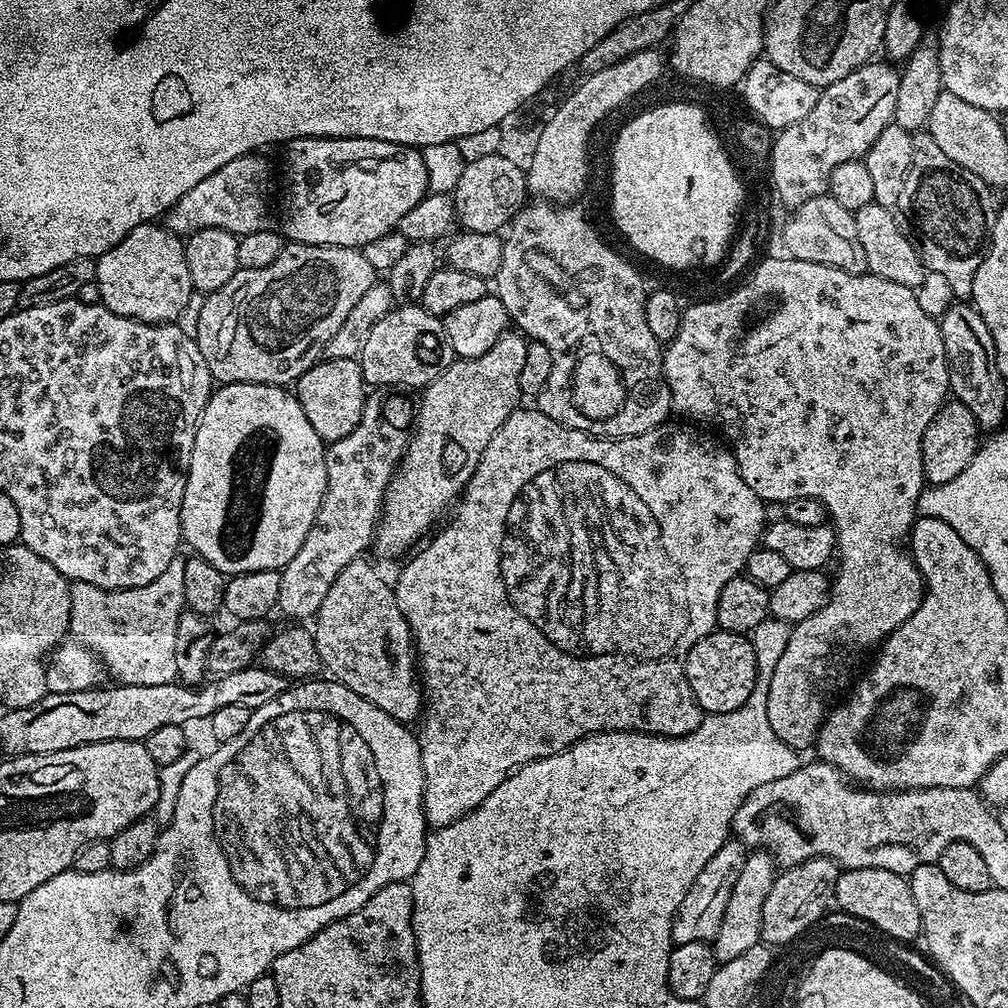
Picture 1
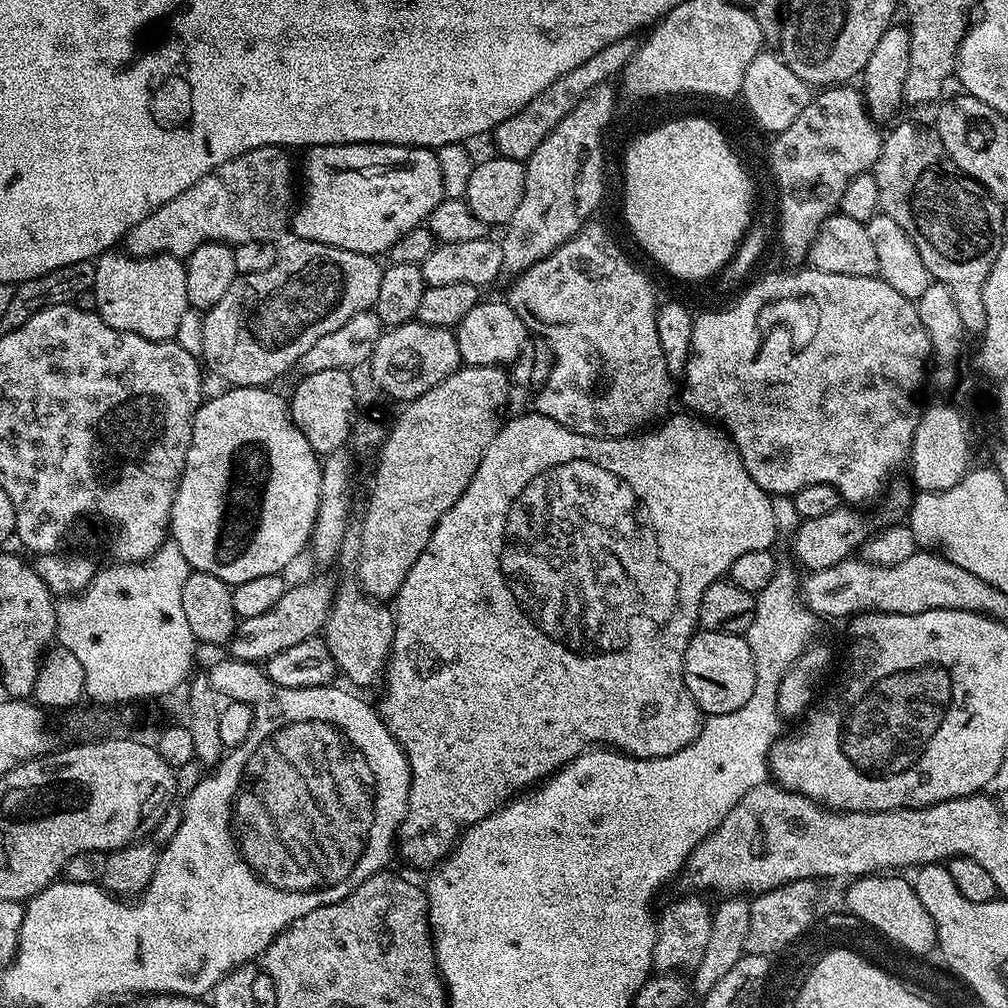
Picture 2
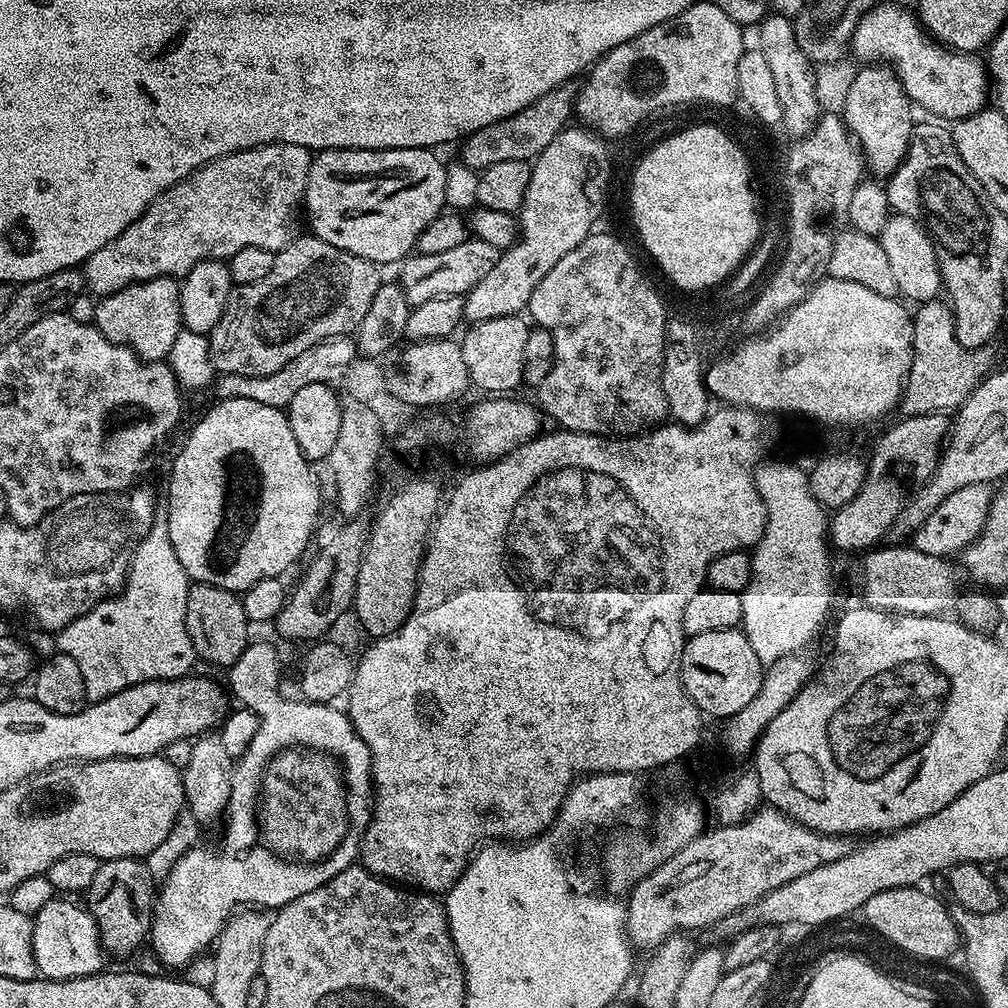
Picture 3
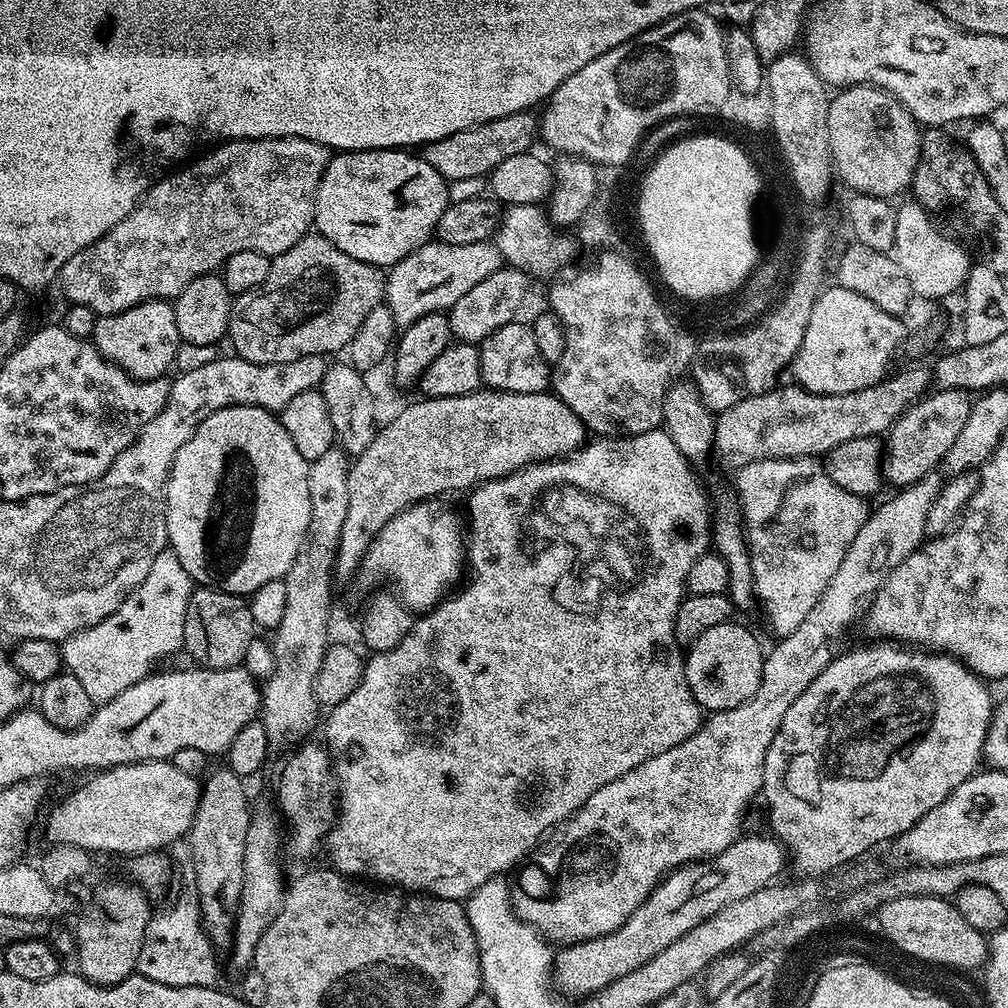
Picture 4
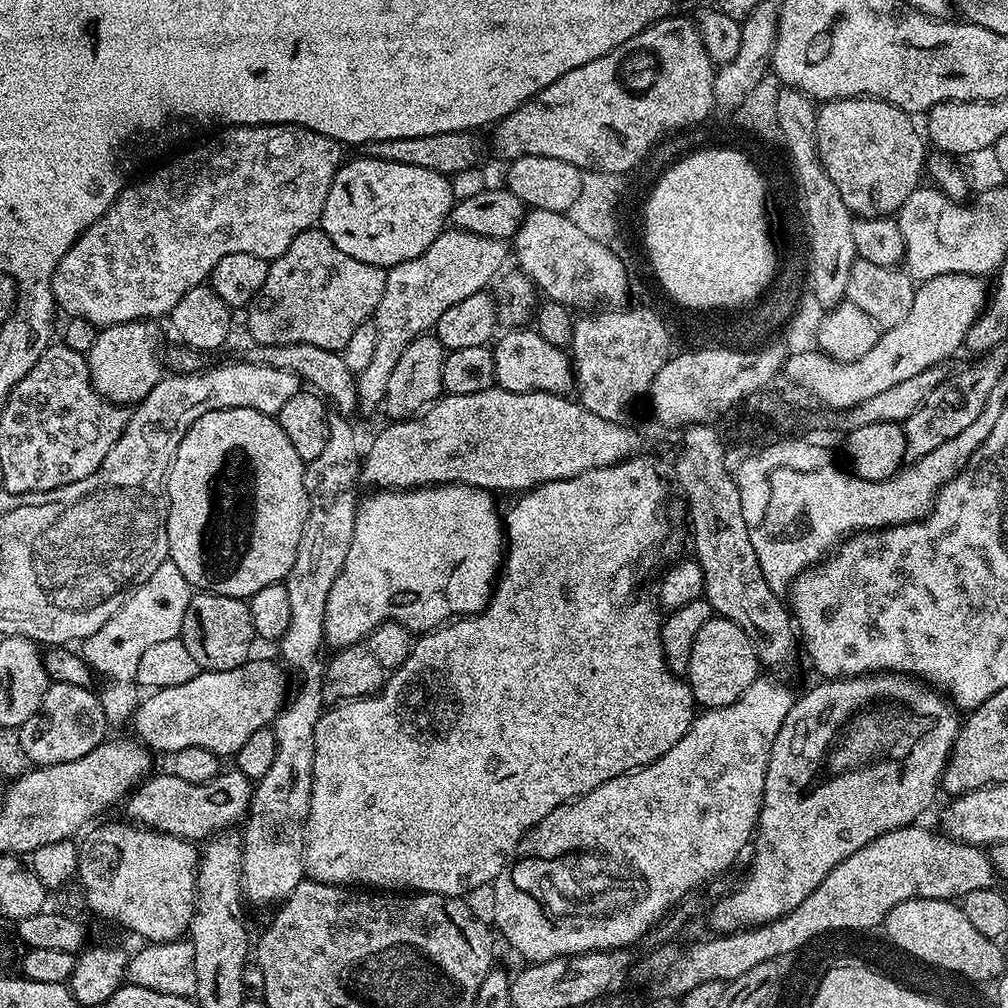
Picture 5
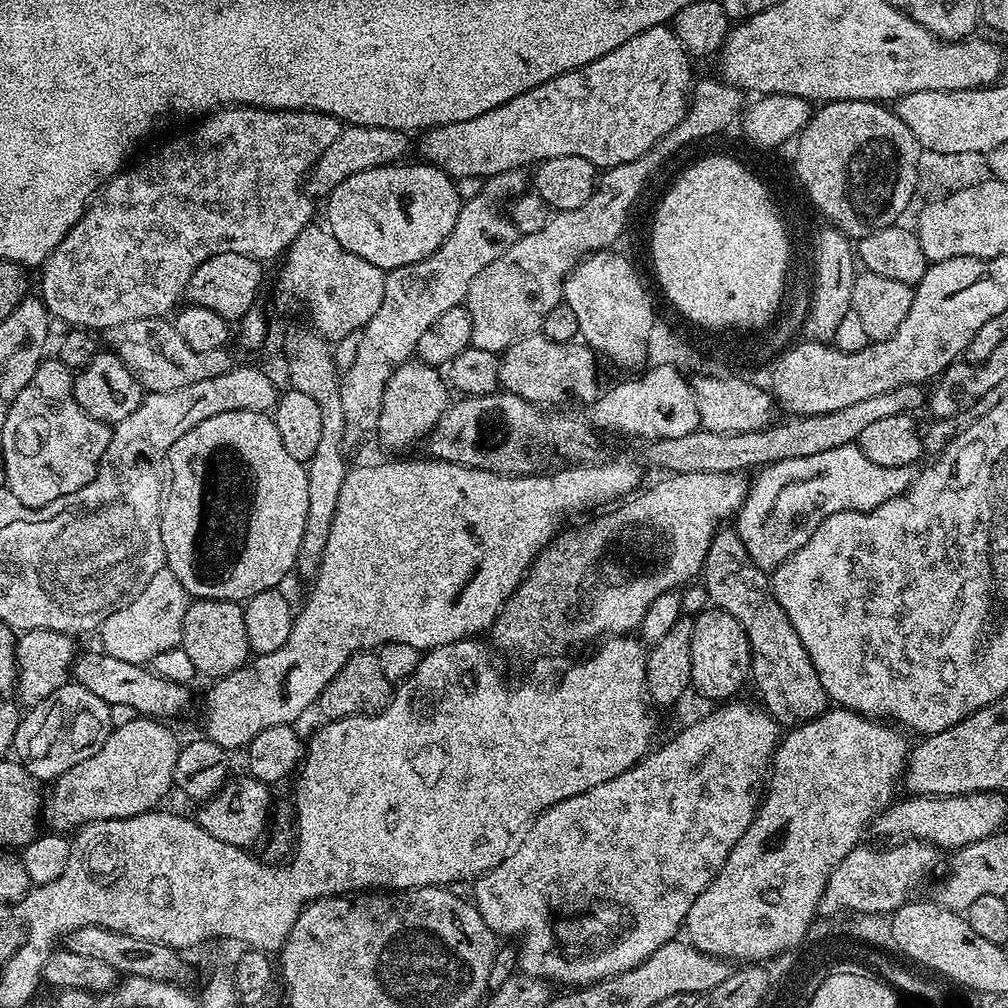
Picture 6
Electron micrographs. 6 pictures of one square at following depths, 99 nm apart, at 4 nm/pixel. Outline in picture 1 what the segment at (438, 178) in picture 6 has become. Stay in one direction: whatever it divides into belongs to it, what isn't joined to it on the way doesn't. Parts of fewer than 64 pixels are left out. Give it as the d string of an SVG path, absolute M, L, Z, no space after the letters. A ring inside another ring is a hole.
M307 136L297 140L289 140L283 145L284 151L284 180L288 183L288 193L284 196L284 228L282 232L289 241L298 244L325 244L326 246L338 246L339 248L364 249L367 244L374 242L374 238L382 238L382 234L394 232L399 229L402 218L422 202L424 196L429 195L426 164L419 147L410 144L395 144L385 140L367 140L366 138L346 138L345 140L333 140L322 136Z

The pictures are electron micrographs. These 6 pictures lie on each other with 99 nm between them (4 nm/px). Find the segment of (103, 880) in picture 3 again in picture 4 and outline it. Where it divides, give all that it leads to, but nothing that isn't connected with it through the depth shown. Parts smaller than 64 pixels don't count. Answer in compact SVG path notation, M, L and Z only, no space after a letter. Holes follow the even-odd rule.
M131 879L104 880L92 892L92 901L84 908L84 913L76 920L76 940L74 936L74 952L76 948L76 964L79 975L86 977L98 986L114 986L136 972L139 950L142 948L143 936L147 923L154 911L148 905L149 893Z

